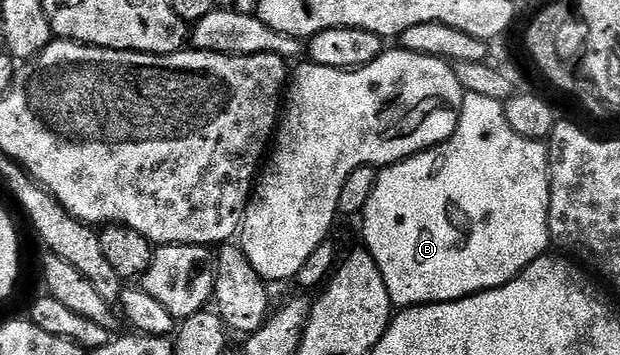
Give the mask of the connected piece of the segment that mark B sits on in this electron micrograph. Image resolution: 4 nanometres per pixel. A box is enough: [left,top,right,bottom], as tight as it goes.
[361,94,550,308]

